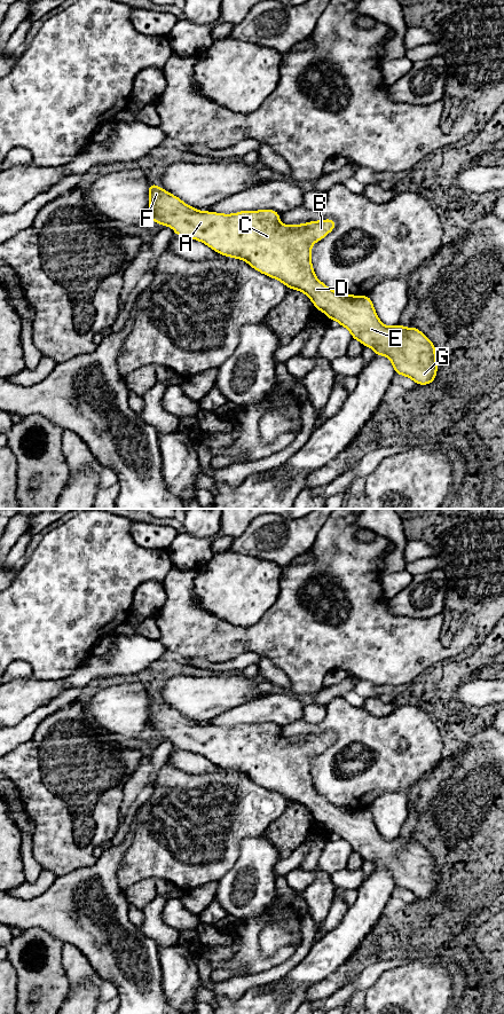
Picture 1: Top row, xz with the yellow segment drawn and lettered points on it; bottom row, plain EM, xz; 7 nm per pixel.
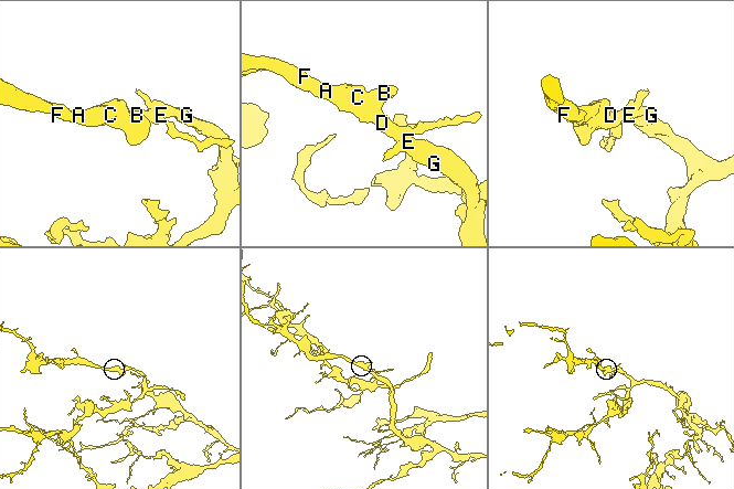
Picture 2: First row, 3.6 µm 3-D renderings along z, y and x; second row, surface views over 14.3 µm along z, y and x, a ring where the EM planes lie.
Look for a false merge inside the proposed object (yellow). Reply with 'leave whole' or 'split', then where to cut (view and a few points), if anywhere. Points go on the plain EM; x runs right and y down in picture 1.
leave whole; cut none

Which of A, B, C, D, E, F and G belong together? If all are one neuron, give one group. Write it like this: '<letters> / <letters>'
A B C D E F G

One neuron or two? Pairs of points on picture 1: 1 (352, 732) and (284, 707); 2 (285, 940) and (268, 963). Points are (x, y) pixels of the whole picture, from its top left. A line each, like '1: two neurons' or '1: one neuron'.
1: two neurons
2: two neurons

